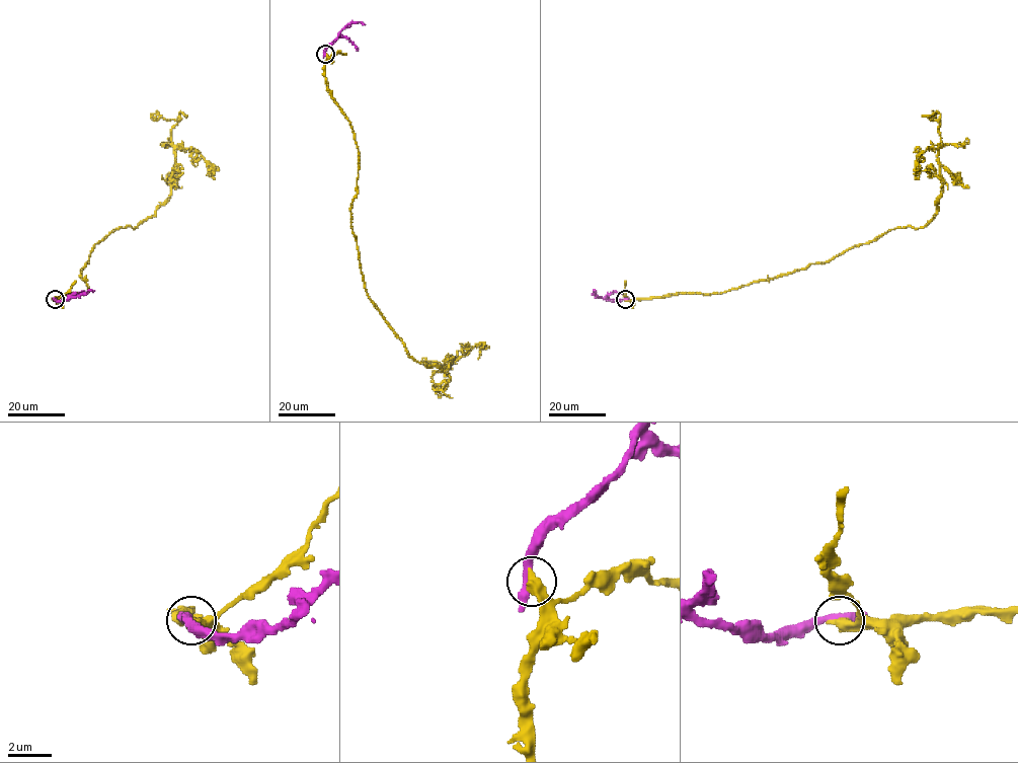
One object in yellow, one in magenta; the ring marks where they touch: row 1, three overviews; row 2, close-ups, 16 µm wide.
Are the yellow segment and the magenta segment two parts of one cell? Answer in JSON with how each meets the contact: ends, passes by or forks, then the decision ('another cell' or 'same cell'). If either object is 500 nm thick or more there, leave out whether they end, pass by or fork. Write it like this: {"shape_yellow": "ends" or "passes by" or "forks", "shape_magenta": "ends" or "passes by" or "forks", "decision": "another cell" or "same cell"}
{"decision": "another cell"}

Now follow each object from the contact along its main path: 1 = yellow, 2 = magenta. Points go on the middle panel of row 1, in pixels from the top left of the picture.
1: (325, 54), (326, 89), (349, 123), (358, 155), (350, 228), (369, 299), (406, 352), (441, 372), (485, 342)
2: (325, 54), (347, 25), (365, 24)

